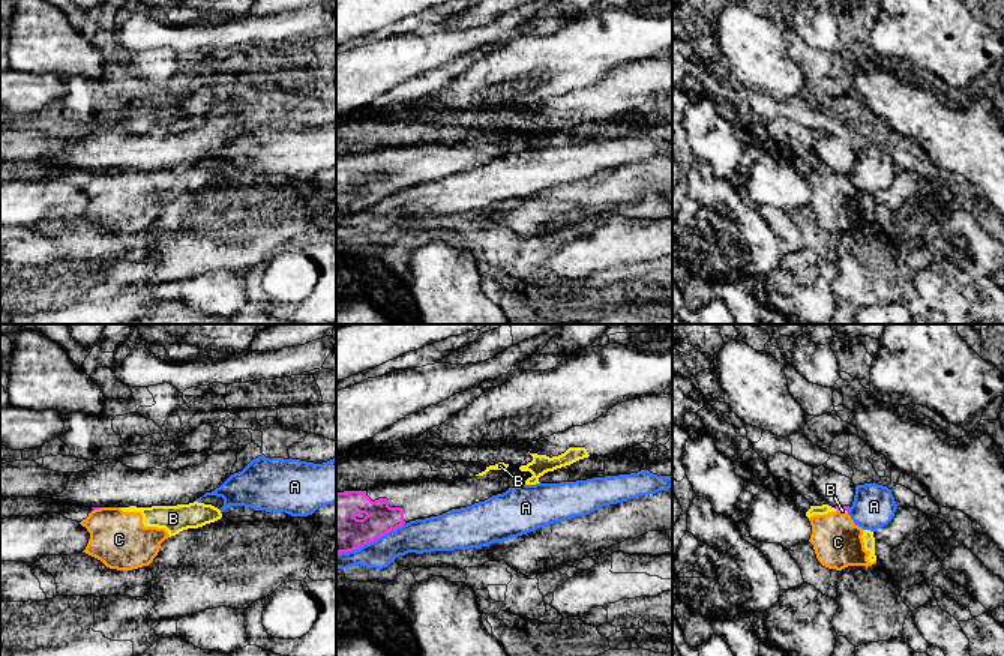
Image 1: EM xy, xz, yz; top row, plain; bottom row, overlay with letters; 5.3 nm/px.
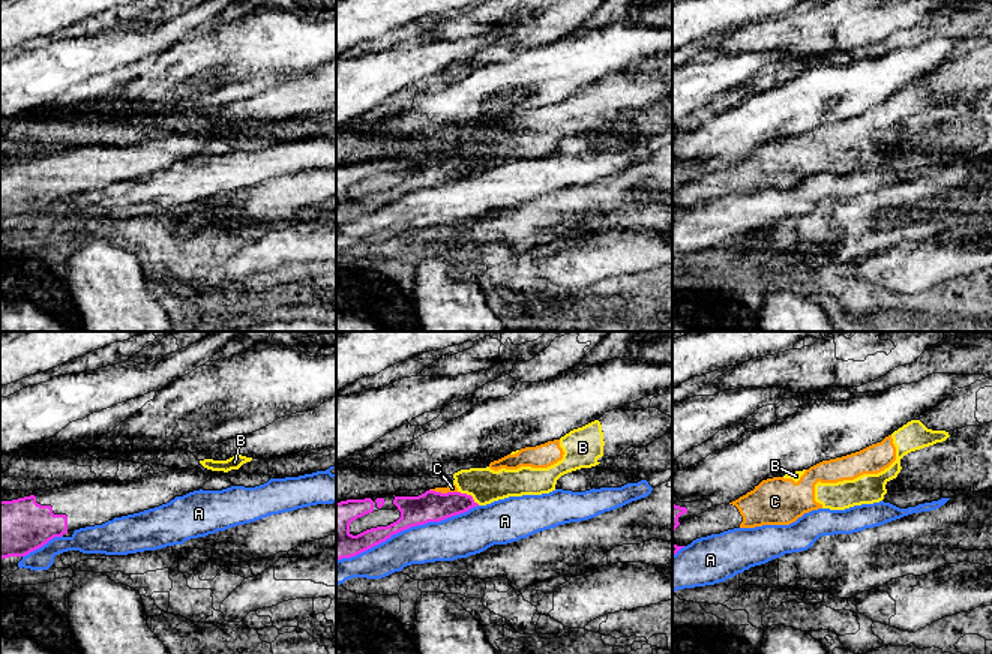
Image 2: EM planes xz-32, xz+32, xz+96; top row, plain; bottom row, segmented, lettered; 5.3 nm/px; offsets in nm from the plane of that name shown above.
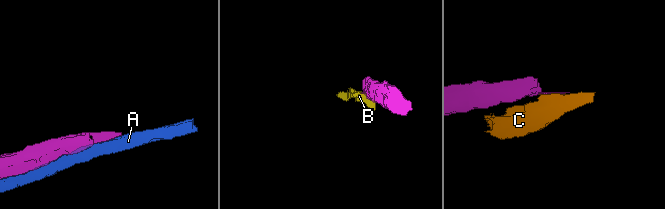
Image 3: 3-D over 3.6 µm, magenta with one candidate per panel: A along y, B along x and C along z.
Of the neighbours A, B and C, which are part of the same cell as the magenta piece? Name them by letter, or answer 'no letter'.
no letter

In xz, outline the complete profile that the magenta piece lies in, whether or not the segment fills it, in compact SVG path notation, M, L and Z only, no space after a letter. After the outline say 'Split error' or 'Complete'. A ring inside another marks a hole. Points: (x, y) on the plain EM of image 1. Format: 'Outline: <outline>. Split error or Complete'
Outline: M509 129L483 140L422 143L336 156L336 218L359 213L398 191L461 173L525 149L530 135Z. Split error

